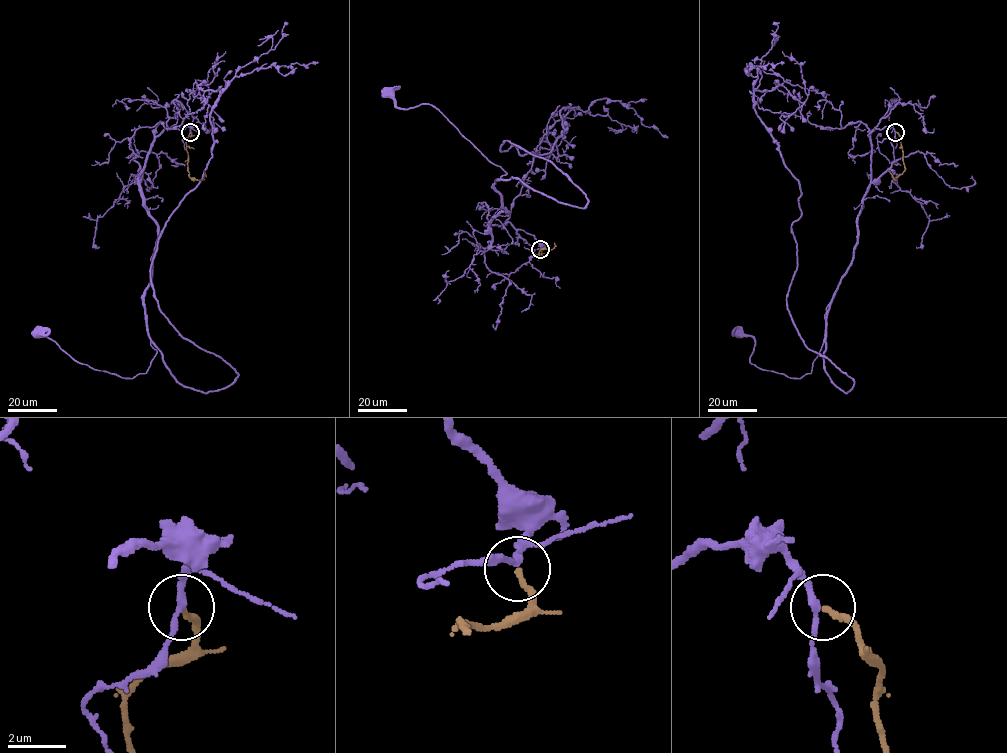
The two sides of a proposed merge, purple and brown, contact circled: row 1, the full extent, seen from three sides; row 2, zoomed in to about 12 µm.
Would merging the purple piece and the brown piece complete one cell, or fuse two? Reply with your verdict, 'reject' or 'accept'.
accept

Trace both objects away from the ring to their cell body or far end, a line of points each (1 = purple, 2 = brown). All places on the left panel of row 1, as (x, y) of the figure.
1: (190, 131), (166, 127), (138, 178), (157, 226), (147, 370), (91, 368), (37, 332)
2: (190, 131), (191, 135), (186, 139), (189, 176), (202, 180), (204, 170)

